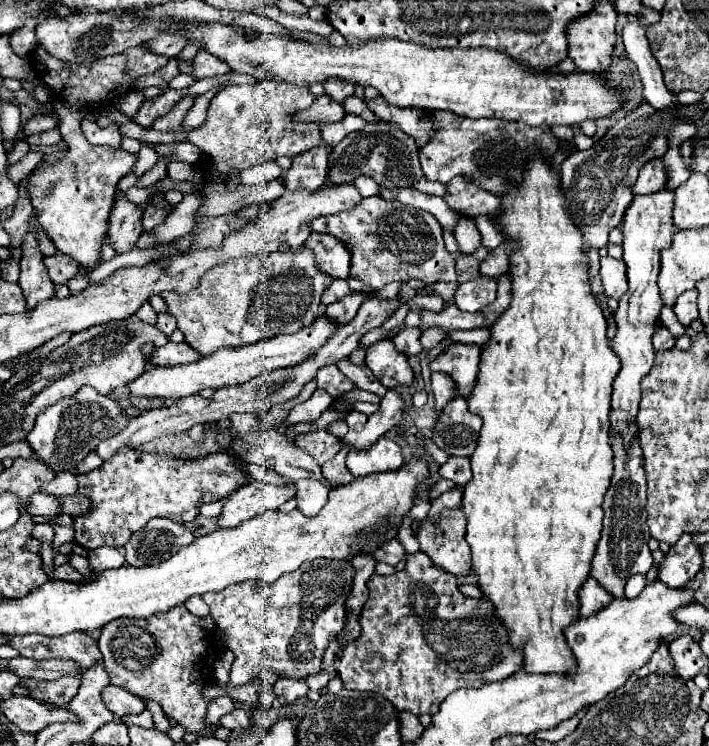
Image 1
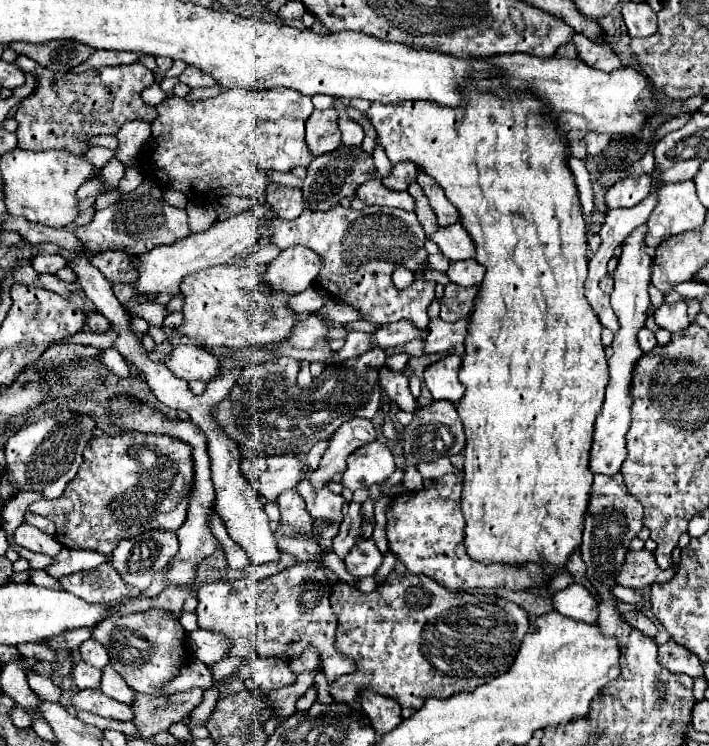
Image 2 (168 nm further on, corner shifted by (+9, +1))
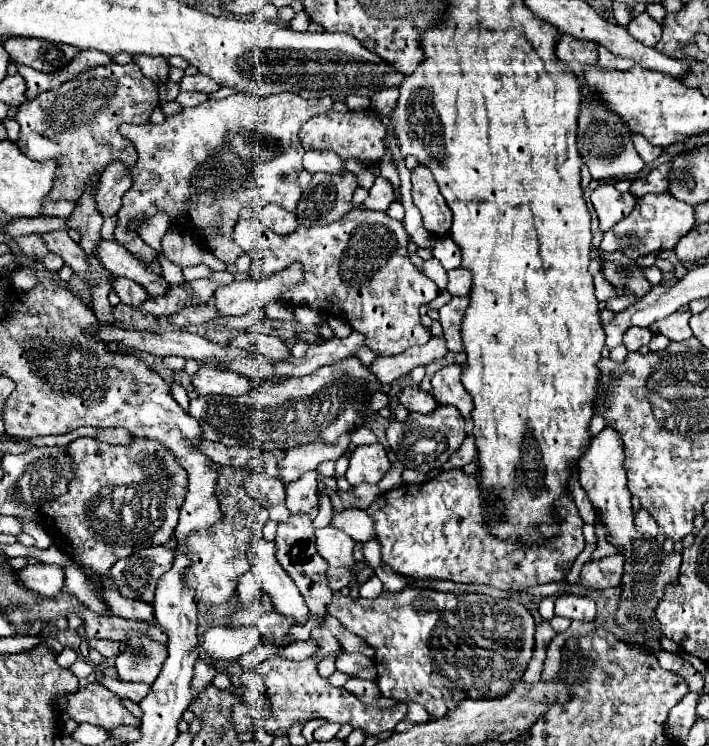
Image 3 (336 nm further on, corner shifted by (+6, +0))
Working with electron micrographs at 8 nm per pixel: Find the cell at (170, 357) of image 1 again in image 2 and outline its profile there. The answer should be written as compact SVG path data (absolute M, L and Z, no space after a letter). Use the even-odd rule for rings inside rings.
M196 344L174 346L170 356L166 358L166 366L172 370L172 374L186 382L210 382L220 374L220 360L214 354L208 354L204 348L198 348Z

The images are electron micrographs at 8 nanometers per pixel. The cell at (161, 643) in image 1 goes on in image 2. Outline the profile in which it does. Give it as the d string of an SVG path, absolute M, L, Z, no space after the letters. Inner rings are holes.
M148 610L130 616L112 616L96 624L94 636L98 642L108 646L110 662L116 672L126 680L126 684L142 694L162 694L162 686L178 676L180 664L186 660L184 630L178 620L174 620L166 610Z

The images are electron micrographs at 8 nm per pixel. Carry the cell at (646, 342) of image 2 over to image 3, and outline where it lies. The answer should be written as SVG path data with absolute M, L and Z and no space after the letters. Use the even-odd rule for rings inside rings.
M629 327L623 335L623 345L627 347L627 351L639 351L639 347L649 345L653 333L649 329L643 327Z

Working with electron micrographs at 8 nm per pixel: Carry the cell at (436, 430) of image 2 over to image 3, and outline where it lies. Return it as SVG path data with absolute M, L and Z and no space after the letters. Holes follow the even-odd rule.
M439 405L435 411L431 411L427 415L411 413L403 423L393 421L387 429L387 443L405 467L427 473L435 467L443 467L443 463L461 447L461 443L467 437L465 425L467 423L465 423L463 415L459 415L459 411L455 407Z

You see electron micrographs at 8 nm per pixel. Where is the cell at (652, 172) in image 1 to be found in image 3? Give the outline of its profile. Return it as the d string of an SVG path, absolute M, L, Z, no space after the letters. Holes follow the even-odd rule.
M599 185L591 193L591 203L597 211L601 231L611 229L617 221L627 217L631 209L635 209L635 199L631 193L621 193L615 189L615 185Z

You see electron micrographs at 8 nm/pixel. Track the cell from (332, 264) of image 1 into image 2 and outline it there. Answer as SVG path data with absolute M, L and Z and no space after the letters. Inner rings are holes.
M292 246L280 252L262 274L262 282L256 286L260 294L298 294L310 288L316 280L320 258L304 246Z

